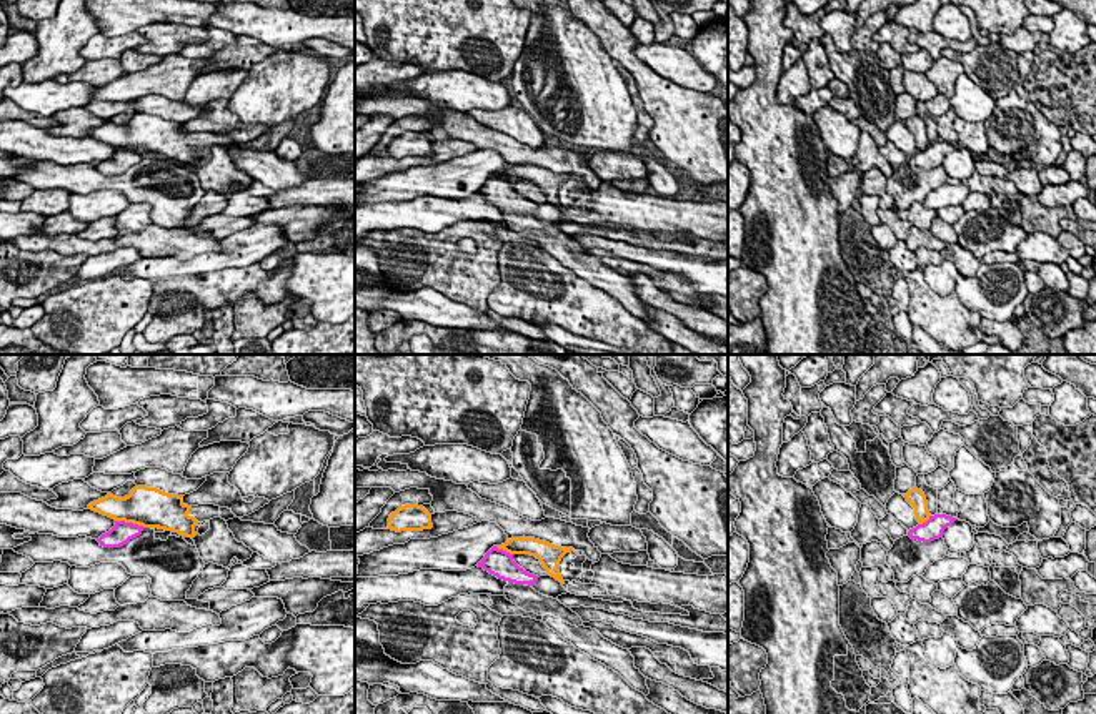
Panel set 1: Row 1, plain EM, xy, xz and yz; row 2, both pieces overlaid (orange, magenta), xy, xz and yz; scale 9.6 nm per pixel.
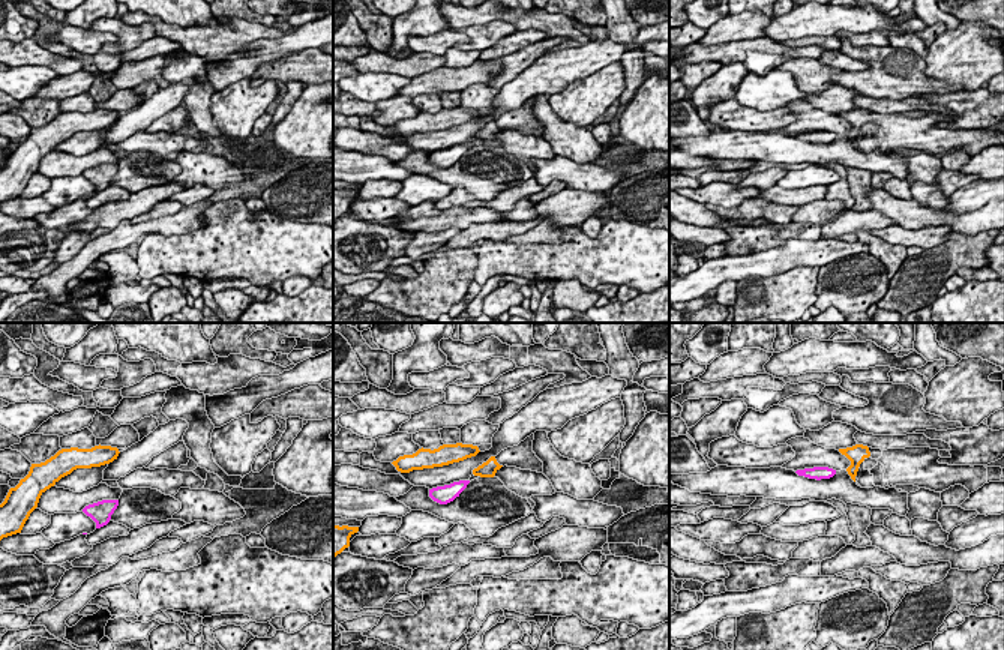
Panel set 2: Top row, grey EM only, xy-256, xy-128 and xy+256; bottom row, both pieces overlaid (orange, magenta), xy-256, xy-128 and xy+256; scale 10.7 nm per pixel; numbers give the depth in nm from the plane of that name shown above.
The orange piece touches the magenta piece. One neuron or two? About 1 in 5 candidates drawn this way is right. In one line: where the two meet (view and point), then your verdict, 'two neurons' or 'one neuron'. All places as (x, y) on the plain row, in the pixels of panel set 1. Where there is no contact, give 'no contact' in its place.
meets orange in xy at (130, 148); two neurons

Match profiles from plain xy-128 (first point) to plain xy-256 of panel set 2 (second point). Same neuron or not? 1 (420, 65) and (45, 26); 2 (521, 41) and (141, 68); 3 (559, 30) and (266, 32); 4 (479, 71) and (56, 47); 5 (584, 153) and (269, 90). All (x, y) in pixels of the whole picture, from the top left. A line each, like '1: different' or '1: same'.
1: different
2: different
3: same
4: different
5: different

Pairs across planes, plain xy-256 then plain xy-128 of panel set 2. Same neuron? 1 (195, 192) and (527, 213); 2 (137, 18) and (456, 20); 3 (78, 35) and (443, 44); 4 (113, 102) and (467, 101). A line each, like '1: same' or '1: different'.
1: different
2: same
3: same
4: same

